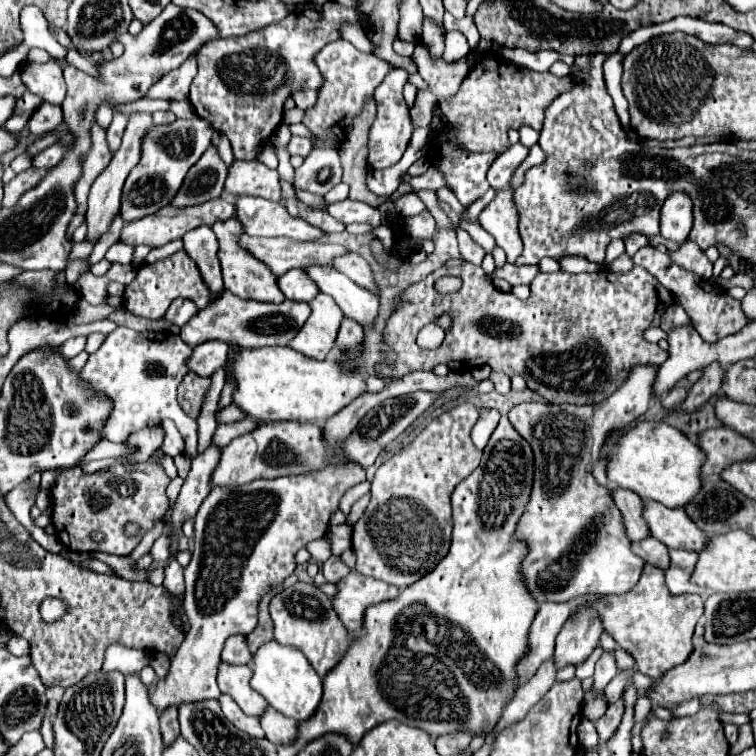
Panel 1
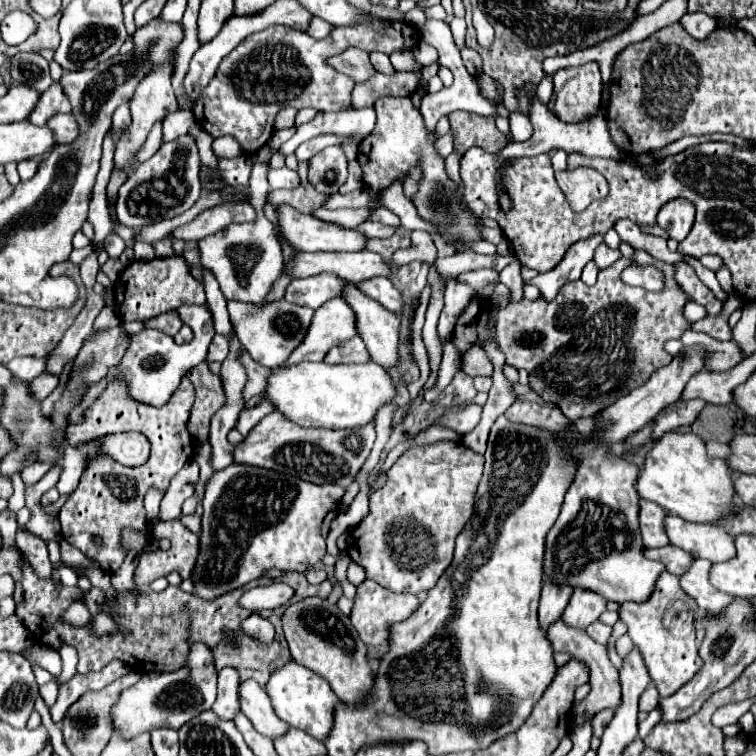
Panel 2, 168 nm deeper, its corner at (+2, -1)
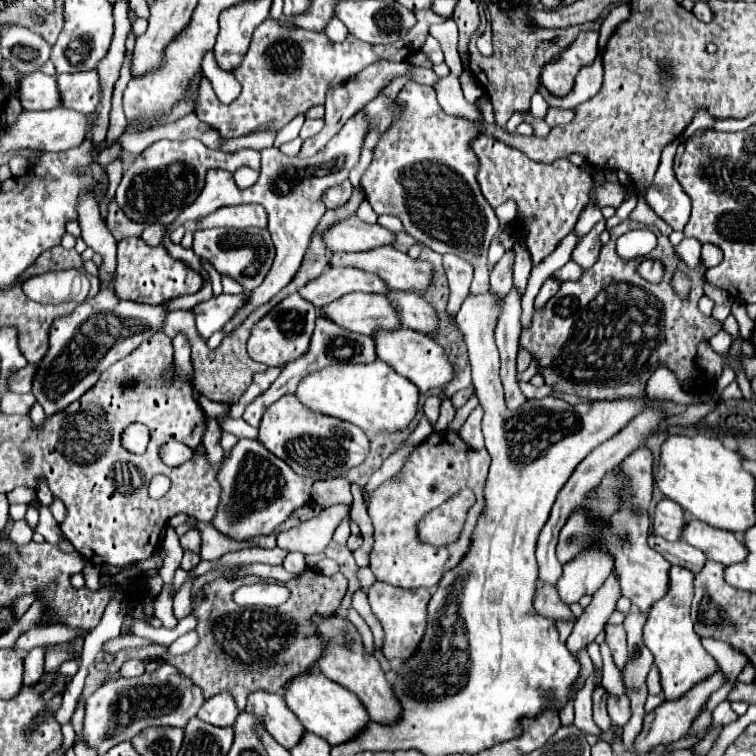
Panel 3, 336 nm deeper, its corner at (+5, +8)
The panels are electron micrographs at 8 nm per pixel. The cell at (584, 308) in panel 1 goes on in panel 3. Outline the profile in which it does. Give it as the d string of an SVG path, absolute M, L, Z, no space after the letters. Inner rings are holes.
M633 220L613 226L609 230L611 240L601 248L599 260L579 280L563 282L545 308L535 312L531 328L523 330L519 338L521 346L539 358L539 372L545 384L557 392L589 400L643 398L647 380L659 366L667 366L681 386L689 386L697 394L709 388L709 382L697 366L697 346L709 342L721 330L721 322L701 314L697 308L697 300L703 296L707 266L699 260L695 270L687 268L669 238L651 226L651 232L659 240L651 258L667 266L667 276L659 284L647 282L637 272L641 260L625 262L615 252L615 240L633 228L645 226ZM675 268L693 278L689 300L681 300L669 288L669 276Z

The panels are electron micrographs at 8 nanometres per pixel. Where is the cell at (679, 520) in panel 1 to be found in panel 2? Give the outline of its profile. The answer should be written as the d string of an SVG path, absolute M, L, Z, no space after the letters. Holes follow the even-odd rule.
M666 515L664 531L672 545L688 551L692 557L720 563L736 555L734 539L718 525L712 523L688 523L680 517Z

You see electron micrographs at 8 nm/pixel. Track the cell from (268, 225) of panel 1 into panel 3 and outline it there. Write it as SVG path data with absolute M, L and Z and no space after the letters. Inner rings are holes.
M351 216L331 226L325 232L325 242L333 252L365 252L379 246L391 246L395 242L395 232L379 224L365 224L357 216Z

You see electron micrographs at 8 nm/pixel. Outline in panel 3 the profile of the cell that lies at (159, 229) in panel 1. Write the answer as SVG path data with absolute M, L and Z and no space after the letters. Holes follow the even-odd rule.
M259 204L223 206L197 222L197 228L213 228L213 226L267 228L267 214L265 214L265 208Z

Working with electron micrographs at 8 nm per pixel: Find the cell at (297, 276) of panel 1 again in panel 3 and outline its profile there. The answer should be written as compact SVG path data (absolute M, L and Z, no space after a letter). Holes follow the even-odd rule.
M329 268L313 282L305 284L299 294L309 300L315 308L327 306L349 292L379 292L387 294L389 286L371 272L357 268Z

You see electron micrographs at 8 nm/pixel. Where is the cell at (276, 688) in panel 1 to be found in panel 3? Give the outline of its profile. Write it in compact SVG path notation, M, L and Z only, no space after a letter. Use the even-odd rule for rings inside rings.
M317 670L311 674L305 674L305 676L293 678L291 684L287 686L285 702L287 702L289 710L297 718L301 718L301 724L307 728L307 732L313 732L313 734L325 738L331 746L339 746L339 744L353 740L371 722L363 702L353 692L349 692L347 688L339 686L337 682L325 678Z

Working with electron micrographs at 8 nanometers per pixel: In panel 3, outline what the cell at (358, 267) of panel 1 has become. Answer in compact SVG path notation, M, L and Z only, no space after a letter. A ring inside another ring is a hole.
M391 290L387 296L397 306L403 326L407 326L411 330L419 330L425 336L431 336L439 328L437 310L429 302L425 302L419 294Z

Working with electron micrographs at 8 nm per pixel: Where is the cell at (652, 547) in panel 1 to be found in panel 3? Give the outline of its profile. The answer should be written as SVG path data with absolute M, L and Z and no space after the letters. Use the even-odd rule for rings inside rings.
M649 536L649 546L653 550L657 550L663 558L667 558L671 564L677 564L681 568L687 568L693 574L701 572L703 566L705 566L705 562L707 562L705 554L701 550L689 546L685 540L667 542L661 536Z

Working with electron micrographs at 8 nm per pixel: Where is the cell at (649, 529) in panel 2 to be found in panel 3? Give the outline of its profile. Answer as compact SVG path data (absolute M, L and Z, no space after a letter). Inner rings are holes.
M661 500L657 504L657 512L655 512L655 534L663 536L669 542L677 542L681 540L681 530L685 528L685 510L681 506L677 506L677 502L673 500Z

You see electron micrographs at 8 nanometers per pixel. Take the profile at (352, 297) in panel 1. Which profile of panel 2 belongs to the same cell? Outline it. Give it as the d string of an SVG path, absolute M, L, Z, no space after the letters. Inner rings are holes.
M352 283L344 287L342 299L356 315L356 331L366 343L372 361L382 367L394 367L398 359L398 317L352 287Z

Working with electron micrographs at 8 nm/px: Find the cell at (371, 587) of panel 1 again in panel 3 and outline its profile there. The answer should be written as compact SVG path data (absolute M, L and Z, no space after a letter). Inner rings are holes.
M375 582L369 590L369 604L373 608L373 614L381 622L385 630L385 644L383 644L383 654L387 660L399 660L405 662L409 660L415 652L417 646L421 644L421 638L425 634L425 622L427 622L427 604L429 598L433 596L429 588L417 588L413 592L385 584L385 582Z

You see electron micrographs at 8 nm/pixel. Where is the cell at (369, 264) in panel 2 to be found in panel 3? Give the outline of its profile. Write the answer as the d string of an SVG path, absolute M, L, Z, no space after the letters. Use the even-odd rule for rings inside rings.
M381 246L369 252L359 252L359 254L347 254L347 252L333 252L329 256L331 266L351 266L351 268L361 268L367 272L373 272L381 276L391 290L401 290L401 292L425 292L431 286L433 278L433 266L427 260L413 260L409 254L399 252L393 246Z

